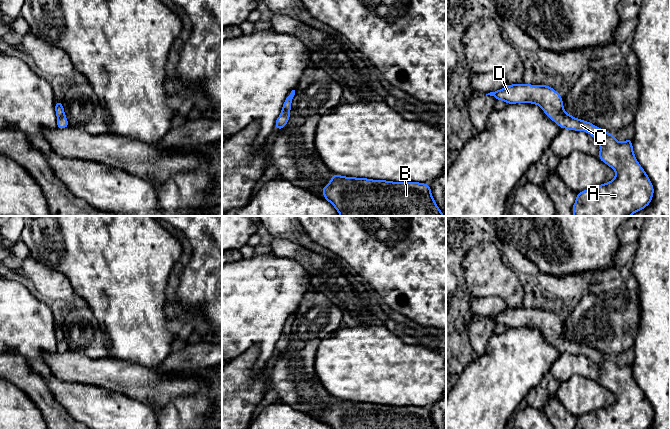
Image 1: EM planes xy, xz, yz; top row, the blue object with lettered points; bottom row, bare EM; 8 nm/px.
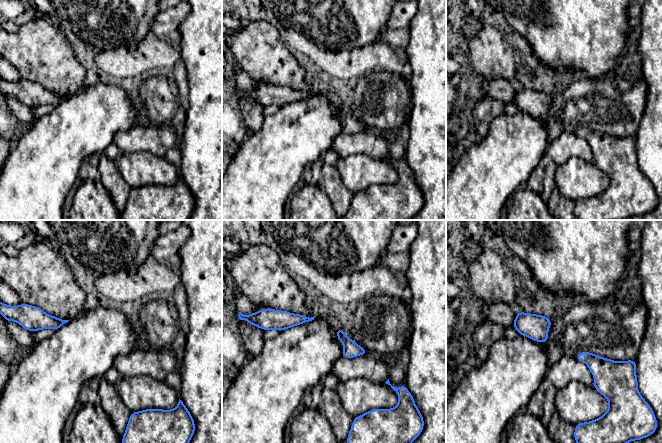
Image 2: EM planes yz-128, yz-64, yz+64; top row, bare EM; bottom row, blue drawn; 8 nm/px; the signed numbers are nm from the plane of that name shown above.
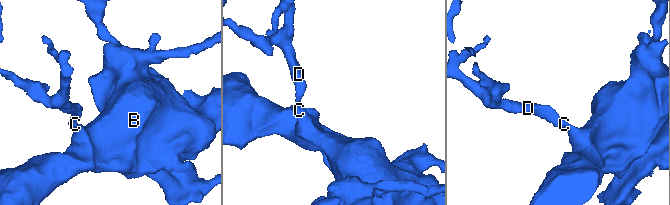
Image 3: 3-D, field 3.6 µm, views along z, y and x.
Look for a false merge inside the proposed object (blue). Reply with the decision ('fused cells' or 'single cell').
single cell

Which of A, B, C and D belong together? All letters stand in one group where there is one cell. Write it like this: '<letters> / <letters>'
A B C D

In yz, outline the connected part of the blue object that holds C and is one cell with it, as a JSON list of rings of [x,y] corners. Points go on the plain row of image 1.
[[[525,307],[508,308],[503,313],[486,319],[508,328],[537,328],[550,344],[558,348],[560,353],[584,354],[599,366],[598,382],[616,396],[616,401],[610,406],[577,417],[574,429],[650,428],[654,411],[635,382],[631,361],[625,366],[618,366],[613,358],[564,336],[562,319],[551,310]]]

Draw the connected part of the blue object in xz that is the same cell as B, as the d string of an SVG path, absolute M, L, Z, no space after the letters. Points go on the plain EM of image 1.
M333 397L331 405L322 411L323 421L332 429L437 429L426 407L392 406L367 402L344 401Z

